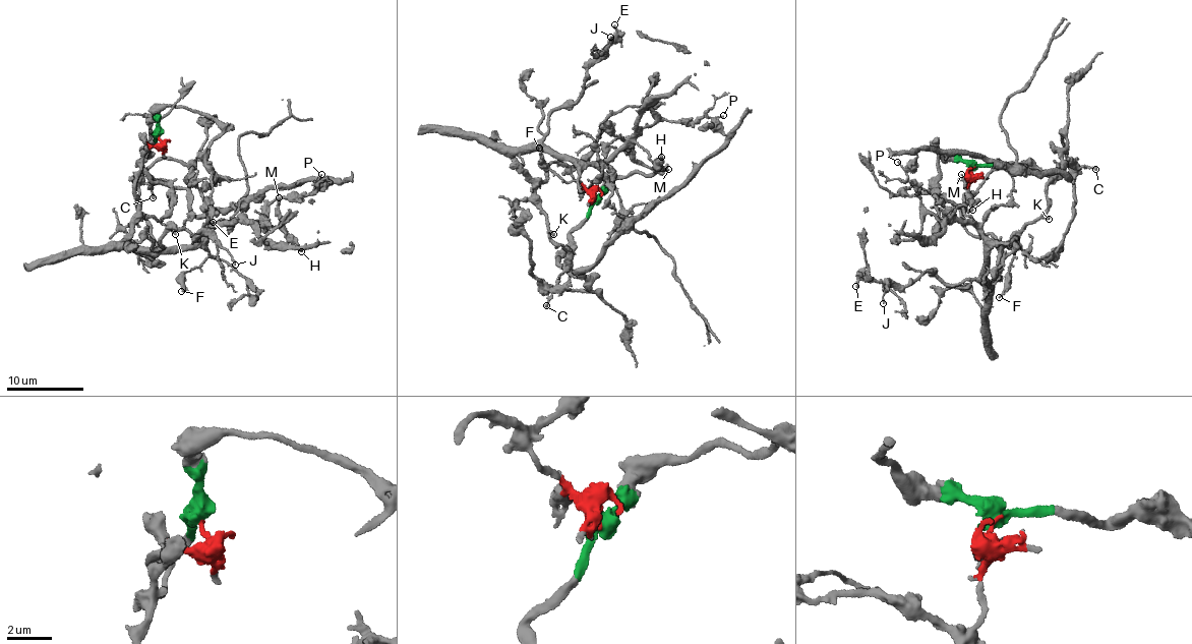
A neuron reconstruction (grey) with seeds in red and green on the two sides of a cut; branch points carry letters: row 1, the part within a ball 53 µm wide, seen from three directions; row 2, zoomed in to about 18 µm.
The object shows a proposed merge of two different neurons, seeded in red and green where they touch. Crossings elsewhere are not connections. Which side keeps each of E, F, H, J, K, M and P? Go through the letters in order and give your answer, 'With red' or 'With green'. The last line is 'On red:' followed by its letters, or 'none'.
E: With red
F: With red
H: With red
J: With red
K: With red
M: With red
P: With red
On red: E, F, H, J, K, M, P

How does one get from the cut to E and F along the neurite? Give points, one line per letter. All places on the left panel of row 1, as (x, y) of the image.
E: (158, 136), (124, 243), (163, 247), (167, 232), (196, 237), (213, 222)
F: (158, 136), (140, 166), (133, 234), (124, 243), (209, 253), (183, 274), (182, 291)

